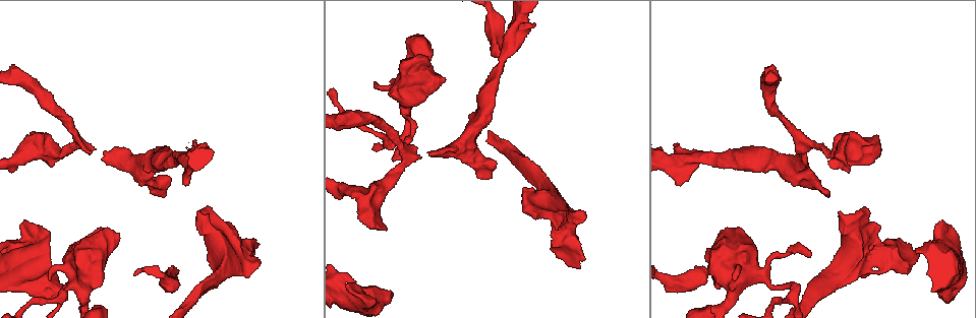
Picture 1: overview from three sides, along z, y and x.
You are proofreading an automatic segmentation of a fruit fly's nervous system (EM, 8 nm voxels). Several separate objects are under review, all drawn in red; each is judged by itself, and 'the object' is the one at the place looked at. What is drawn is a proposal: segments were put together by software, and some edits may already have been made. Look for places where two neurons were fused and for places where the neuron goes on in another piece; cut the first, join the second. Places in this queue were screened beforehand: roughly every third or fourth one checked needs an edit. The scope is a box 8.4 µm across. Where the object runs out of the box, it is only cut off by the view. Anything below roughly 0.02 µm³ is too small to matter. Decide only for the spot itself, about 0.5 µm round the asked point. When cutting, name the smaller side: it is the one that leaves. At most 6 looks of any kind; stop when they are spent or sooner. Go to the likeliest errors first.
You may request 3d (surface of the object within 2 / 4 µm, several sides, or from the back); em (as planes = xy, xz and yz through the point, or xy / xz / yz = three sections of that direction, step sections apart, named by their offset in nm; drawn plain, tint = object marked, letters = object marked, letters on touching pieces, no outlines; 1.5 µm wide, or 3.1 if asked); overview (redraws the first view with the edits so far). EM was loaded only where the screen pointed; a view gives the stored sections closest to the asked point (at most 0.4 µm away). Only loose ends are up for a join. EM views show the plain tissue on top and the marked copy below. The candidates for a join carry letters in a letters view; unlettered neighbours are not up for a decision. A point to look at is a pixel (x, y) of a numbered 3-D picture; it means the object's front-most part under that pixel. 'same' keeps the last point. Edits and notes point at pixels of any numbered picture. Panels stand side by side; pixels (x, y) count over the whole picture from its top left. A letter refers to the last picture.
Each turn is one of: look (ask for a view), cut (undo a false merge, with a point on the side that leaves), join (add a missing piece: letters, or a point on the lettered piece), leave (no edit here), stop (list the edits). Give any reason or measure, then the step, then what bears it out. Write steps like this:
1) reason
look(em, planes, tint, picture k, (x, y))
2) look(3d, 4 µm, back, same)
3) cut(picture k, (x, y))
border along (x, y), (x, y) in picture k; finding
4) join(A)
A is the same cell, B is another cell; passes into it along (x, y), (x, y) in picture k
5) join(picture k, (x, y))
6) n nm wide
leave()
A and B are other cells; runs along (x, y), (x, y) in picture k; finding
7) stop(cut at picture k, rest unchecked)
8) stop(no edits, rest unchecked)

branch stops here
look(em, planes, letters, picture 1, (176, 272))

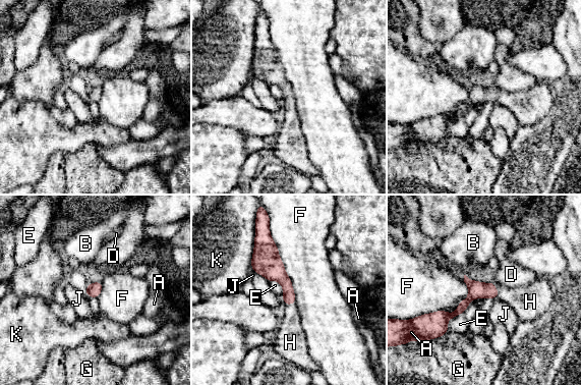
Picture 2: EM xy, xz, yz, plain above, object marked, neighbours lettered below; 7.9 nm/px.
join(H)
H is the same cell, A, B, D, E, F, G, J and K are other cells; it goes on there

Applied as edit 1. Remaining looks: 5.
free end
look(em, xy, step 8, tint, picture 1, (206, 145))

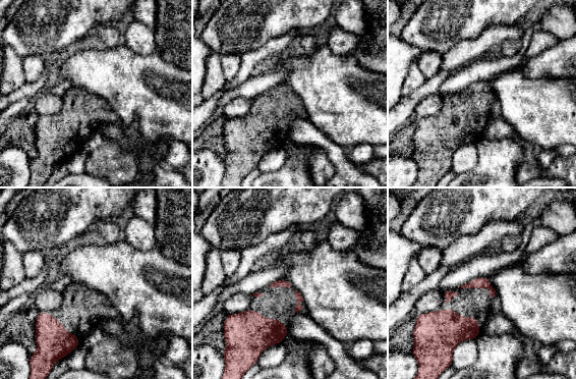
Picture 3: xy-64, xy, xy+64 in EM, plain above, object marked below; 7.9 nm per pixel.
look(em, planes, tint, same)

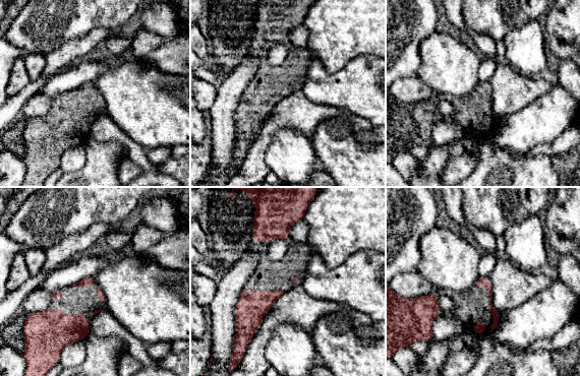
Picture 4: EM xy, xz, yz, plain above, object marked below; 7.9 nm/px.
see the neighbours
look(em, planes, letters, same)

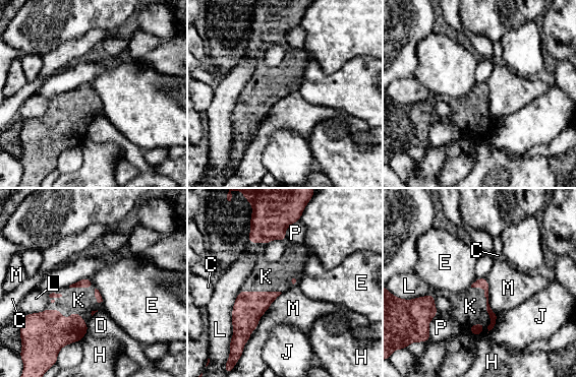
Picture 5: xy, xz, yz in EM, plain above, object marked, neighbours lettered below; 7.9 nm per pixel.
M touches over 480 nm
join(K)
K is the same cell, C, D, E, H, J, L, M and P are other cells; the neuron continues

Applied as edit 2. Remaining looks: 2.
thick end
look(em, planes, letters, picture 1, (577, 212))

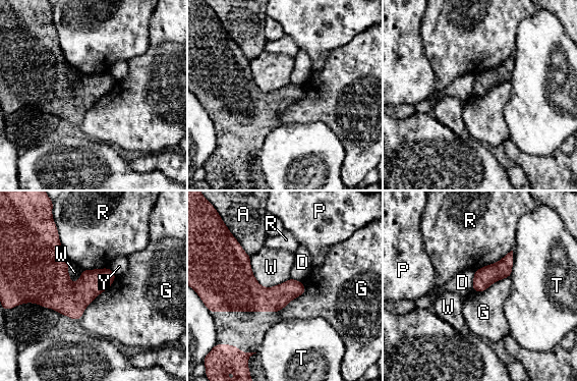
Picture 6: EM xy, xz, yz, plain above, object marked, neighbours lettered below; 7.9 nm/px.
leave()
A, D, G, P, R, T, W and Y are other cells; border along (249, 256), (262, 285), (290, 278) in picture 6; none of them fits

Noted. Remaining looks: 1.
stop(join at picture 2, join at picture 5, rest unchecked)

